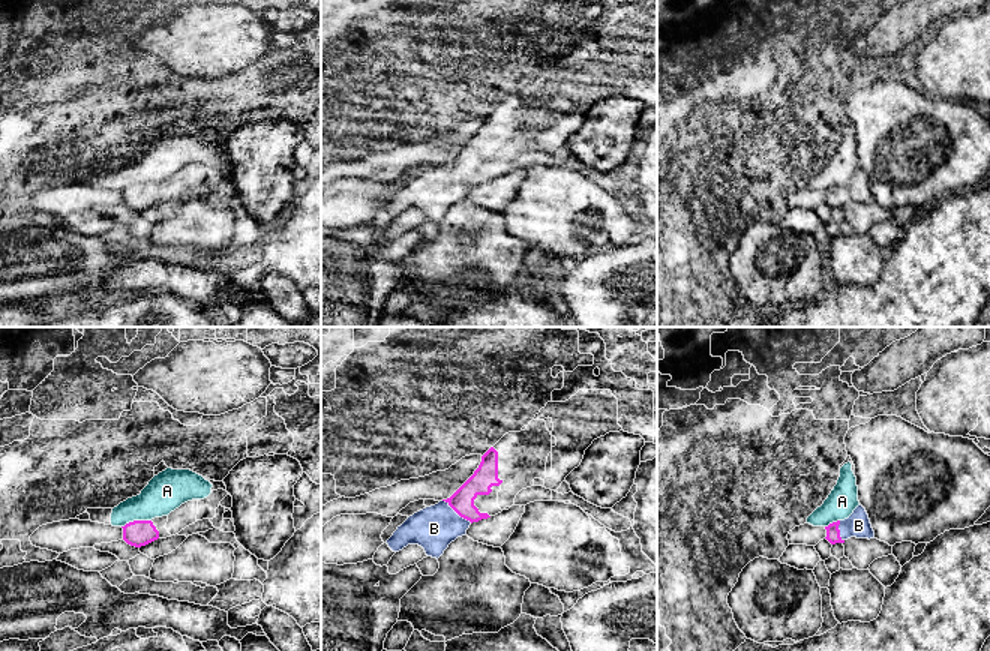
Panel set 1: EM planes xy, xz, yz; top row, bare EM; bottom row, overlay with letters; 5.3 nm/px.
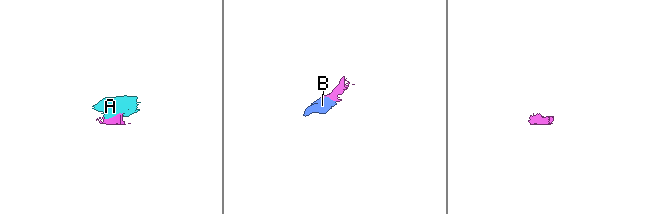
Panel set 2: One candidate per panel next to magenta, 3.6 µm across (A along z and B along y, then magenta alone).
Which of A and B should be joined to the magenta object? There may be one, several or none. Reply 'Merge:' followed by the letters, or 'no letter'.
Merge: B

